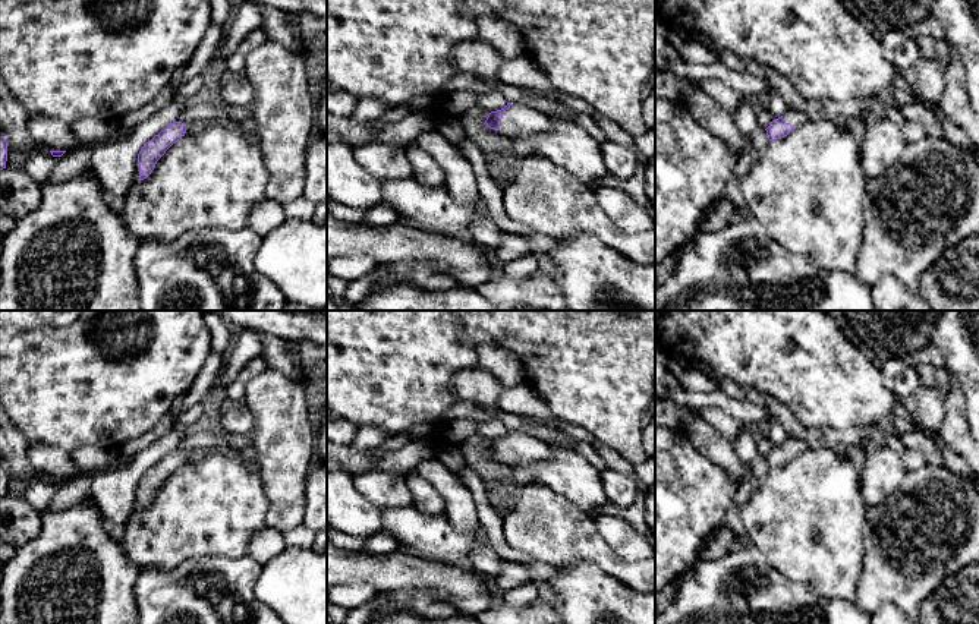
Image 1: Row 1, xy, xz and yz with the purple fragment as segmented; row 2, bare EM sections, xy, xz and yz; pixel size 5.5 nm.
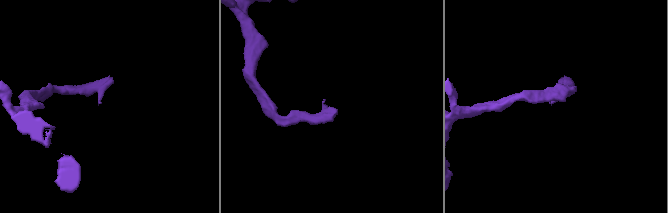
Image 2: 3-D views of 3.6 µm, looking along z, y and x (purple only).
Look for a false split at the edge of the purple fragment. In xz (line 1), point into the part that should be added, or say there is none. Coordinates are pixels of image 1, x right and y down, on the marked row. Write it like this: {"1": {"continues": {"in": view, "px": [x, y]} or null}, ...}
{"1": {"continues": {"in": "xz", "px": [521, 119]}}}

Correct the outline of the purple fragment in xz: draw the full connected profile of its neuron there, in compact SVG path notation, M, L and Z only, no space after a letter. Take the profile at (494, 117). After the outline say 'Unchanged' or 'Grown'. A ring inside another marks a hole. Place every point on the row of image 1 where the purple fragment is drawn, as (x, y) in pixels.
M519 101L507 103L501 110L491 111L485 120L487 126L511 138L517 135L542 133L553 127L551 119Z. Grown

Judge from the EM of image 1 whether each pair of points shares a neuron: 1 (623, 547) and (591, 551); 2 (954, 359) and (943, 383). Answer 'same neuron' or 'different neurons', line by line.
1: different neurons
2: different neurons

